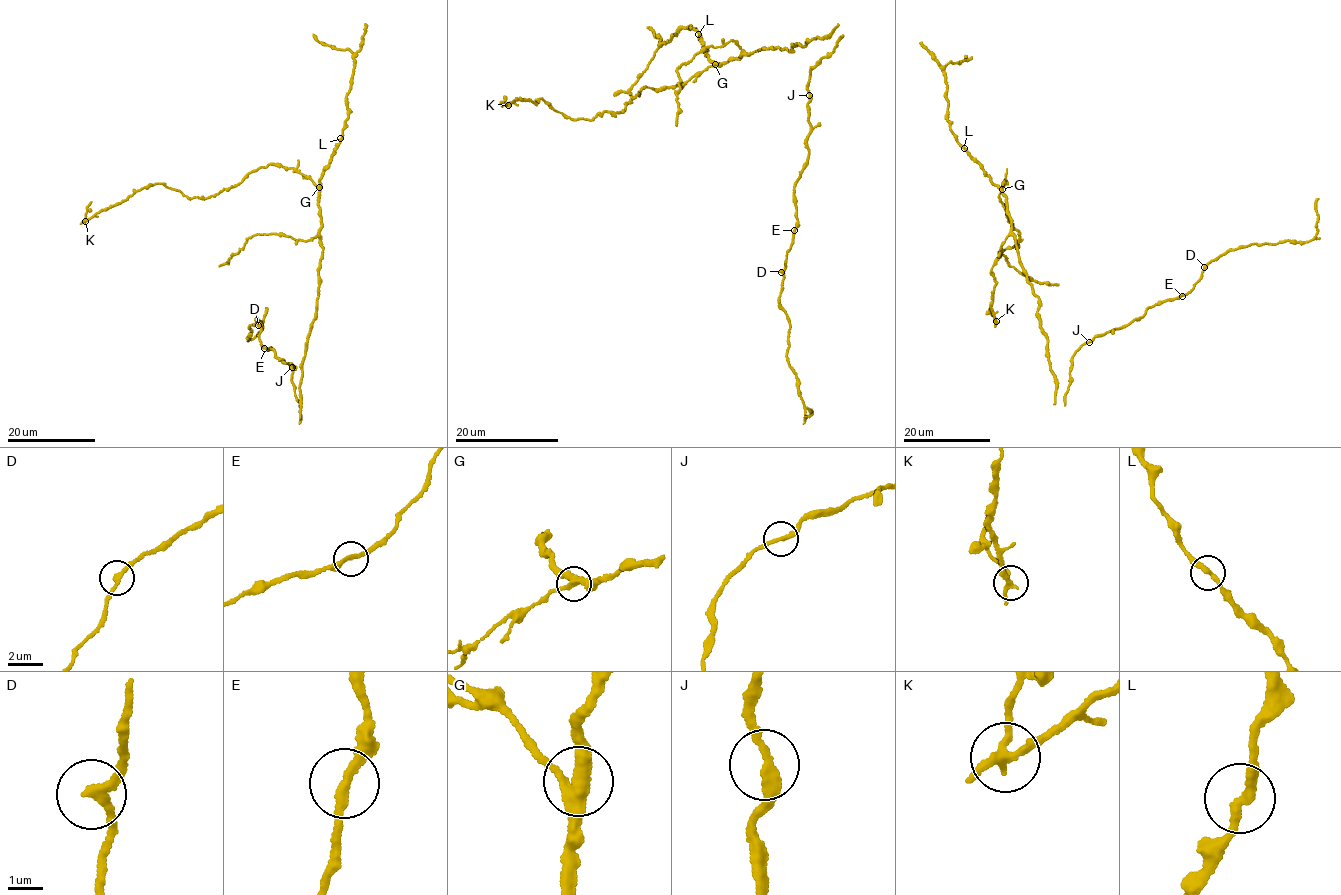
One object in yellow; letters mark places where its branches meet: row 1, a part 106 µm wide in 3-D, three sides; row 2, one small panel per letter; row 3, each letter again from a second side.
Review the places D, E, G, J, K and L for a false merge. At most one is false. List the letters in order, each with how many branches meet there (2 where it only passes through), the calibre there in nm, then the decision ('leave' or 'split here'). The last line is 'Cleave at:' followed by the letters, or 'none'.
D: 2 | 260 nm | leave
E: 2 | 240 nm | leave
G: 3 | 360 nm | leave
J: 2 | 280 nm | leave
K: 3 | 240 nm | split here
L: 2 | 260 nm | leave
Cleave at: K

